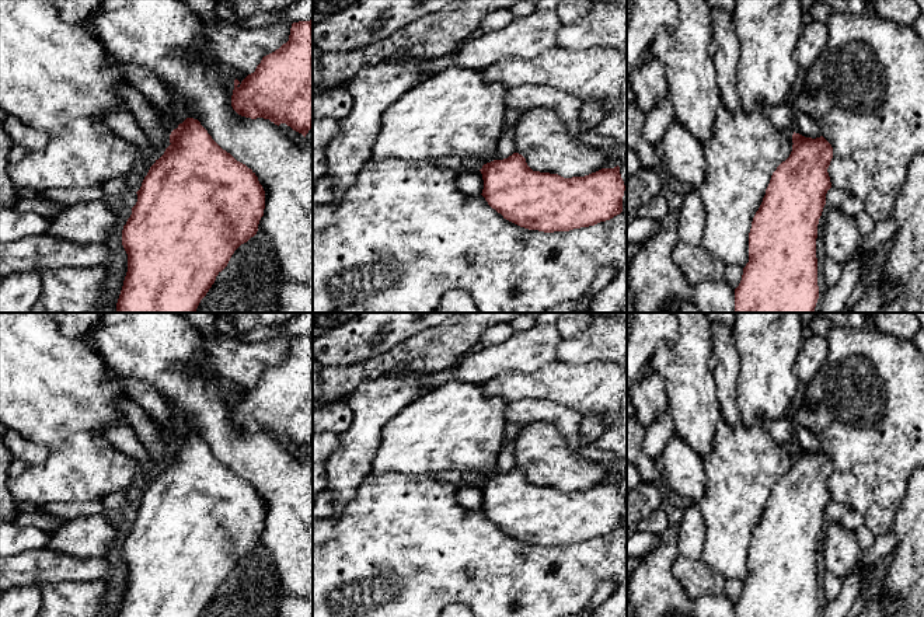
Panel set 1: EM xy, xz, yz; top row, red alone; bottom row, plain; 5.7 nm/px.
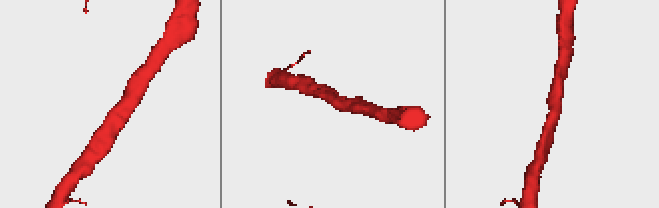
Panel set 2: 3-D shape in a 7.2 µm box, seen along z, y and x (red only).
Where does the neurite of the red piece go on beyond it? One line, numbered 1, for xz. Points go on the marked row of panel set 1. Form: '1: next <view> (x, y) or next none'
1: next none

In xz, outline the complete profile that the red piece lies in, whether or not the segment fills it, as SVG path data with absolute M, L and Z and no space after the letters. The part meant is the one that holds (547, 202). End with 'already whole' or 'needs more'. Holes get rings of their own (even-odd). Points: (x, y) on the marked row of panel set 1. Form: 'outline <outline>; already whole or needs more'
outline M513 153L480 170L482 196L503 219L544 233L595 226L623 212L625 191L620 167L602 168L585 177L564 178L533 171Z; already whole

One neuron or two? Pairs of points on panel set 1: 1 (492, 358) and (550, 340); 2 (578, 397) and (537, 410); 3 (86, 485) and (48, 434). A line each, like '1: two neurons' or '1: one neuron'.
1: one neuron
2: two neurons
3: two neurons

